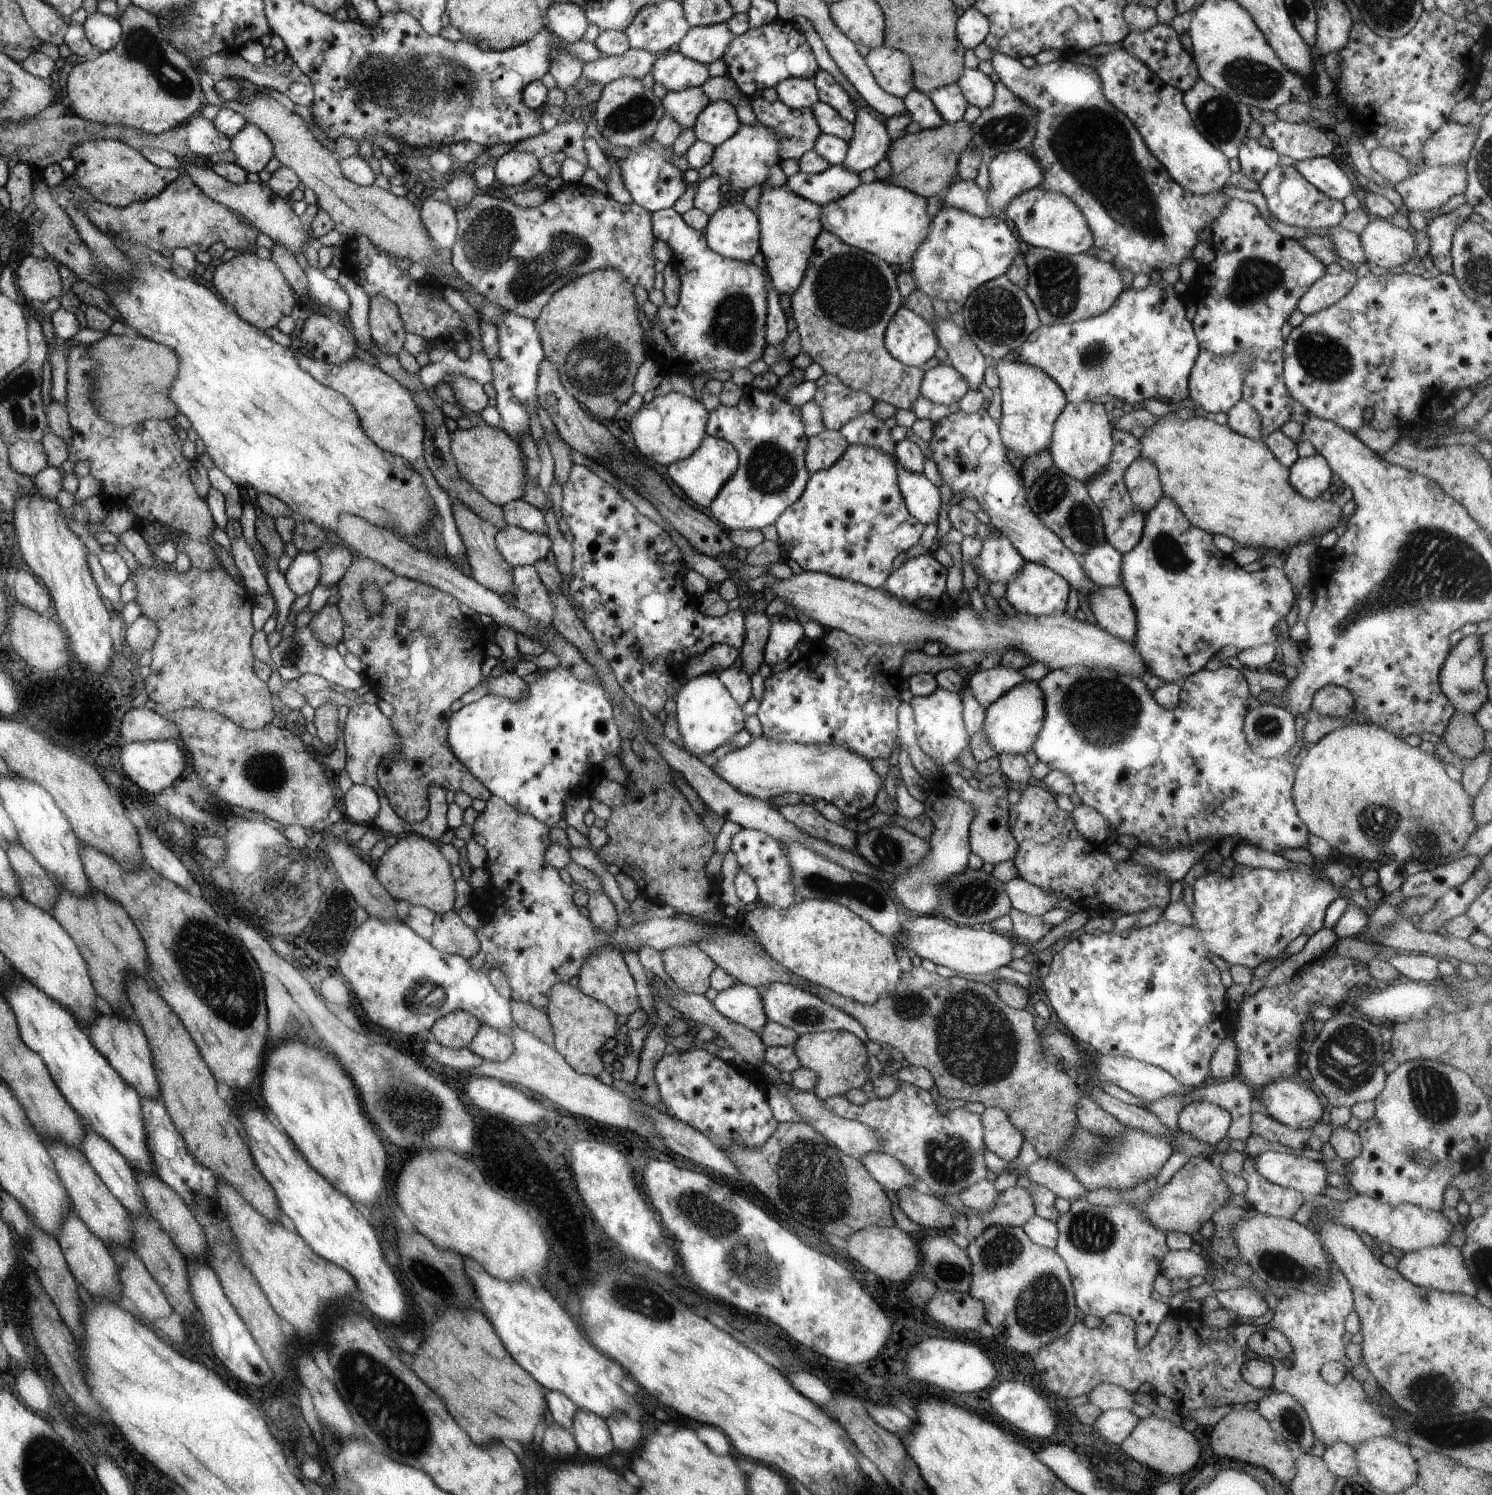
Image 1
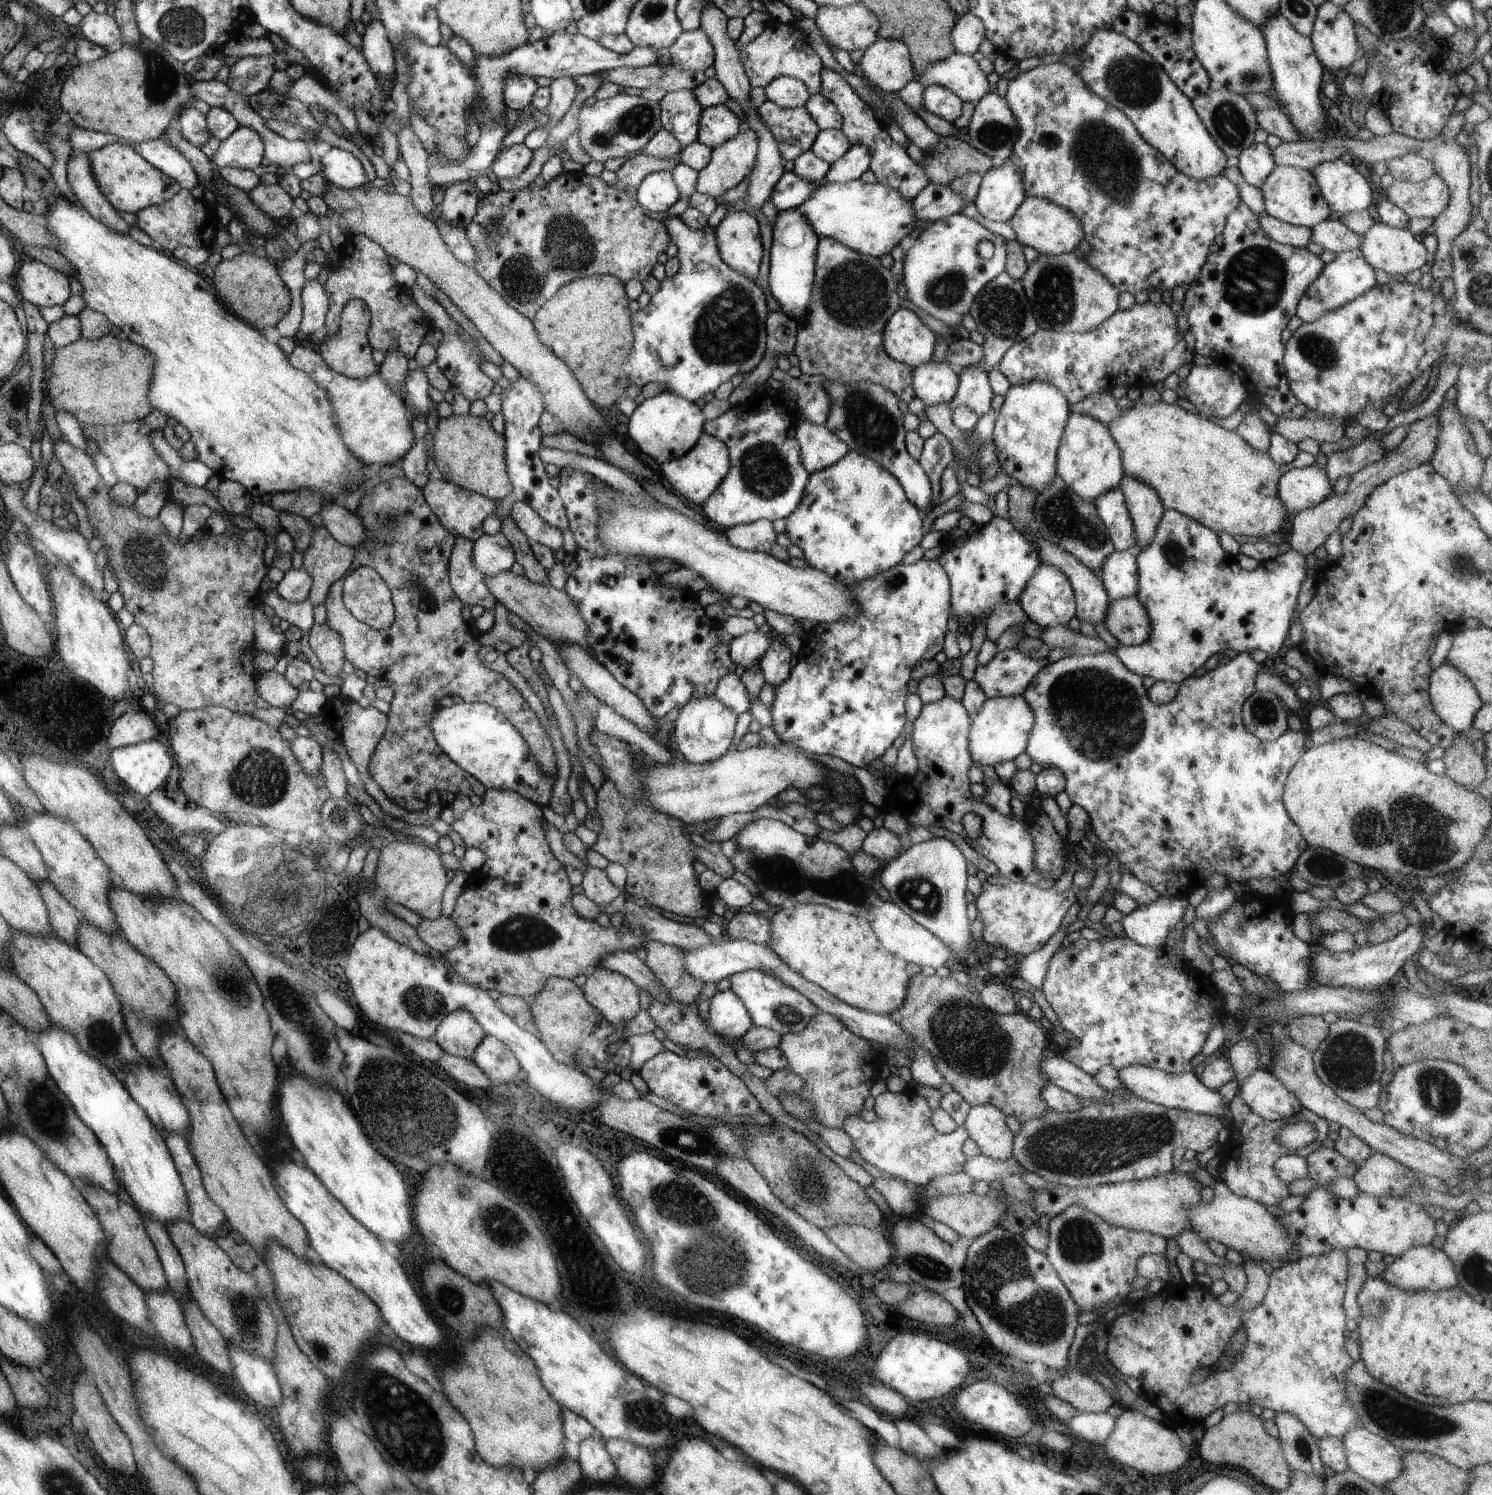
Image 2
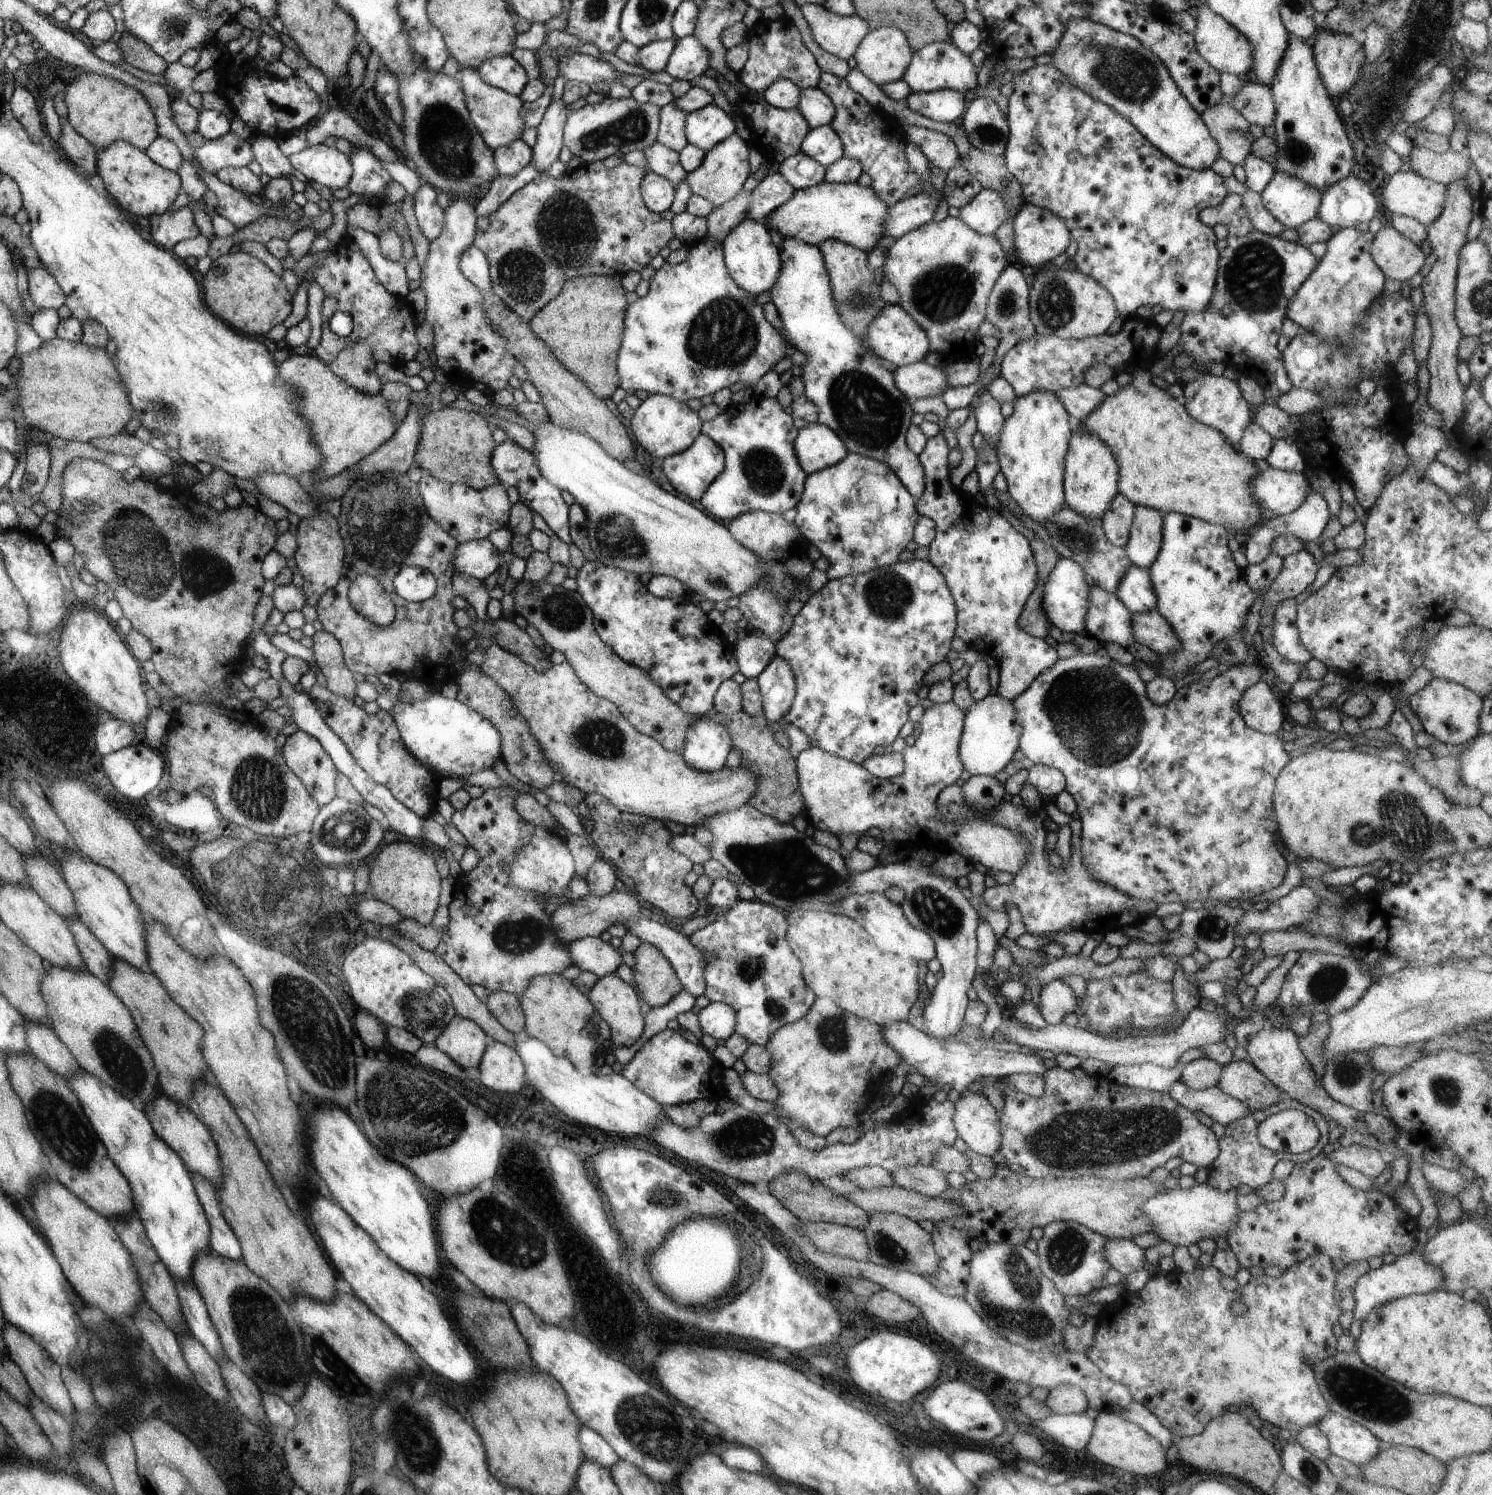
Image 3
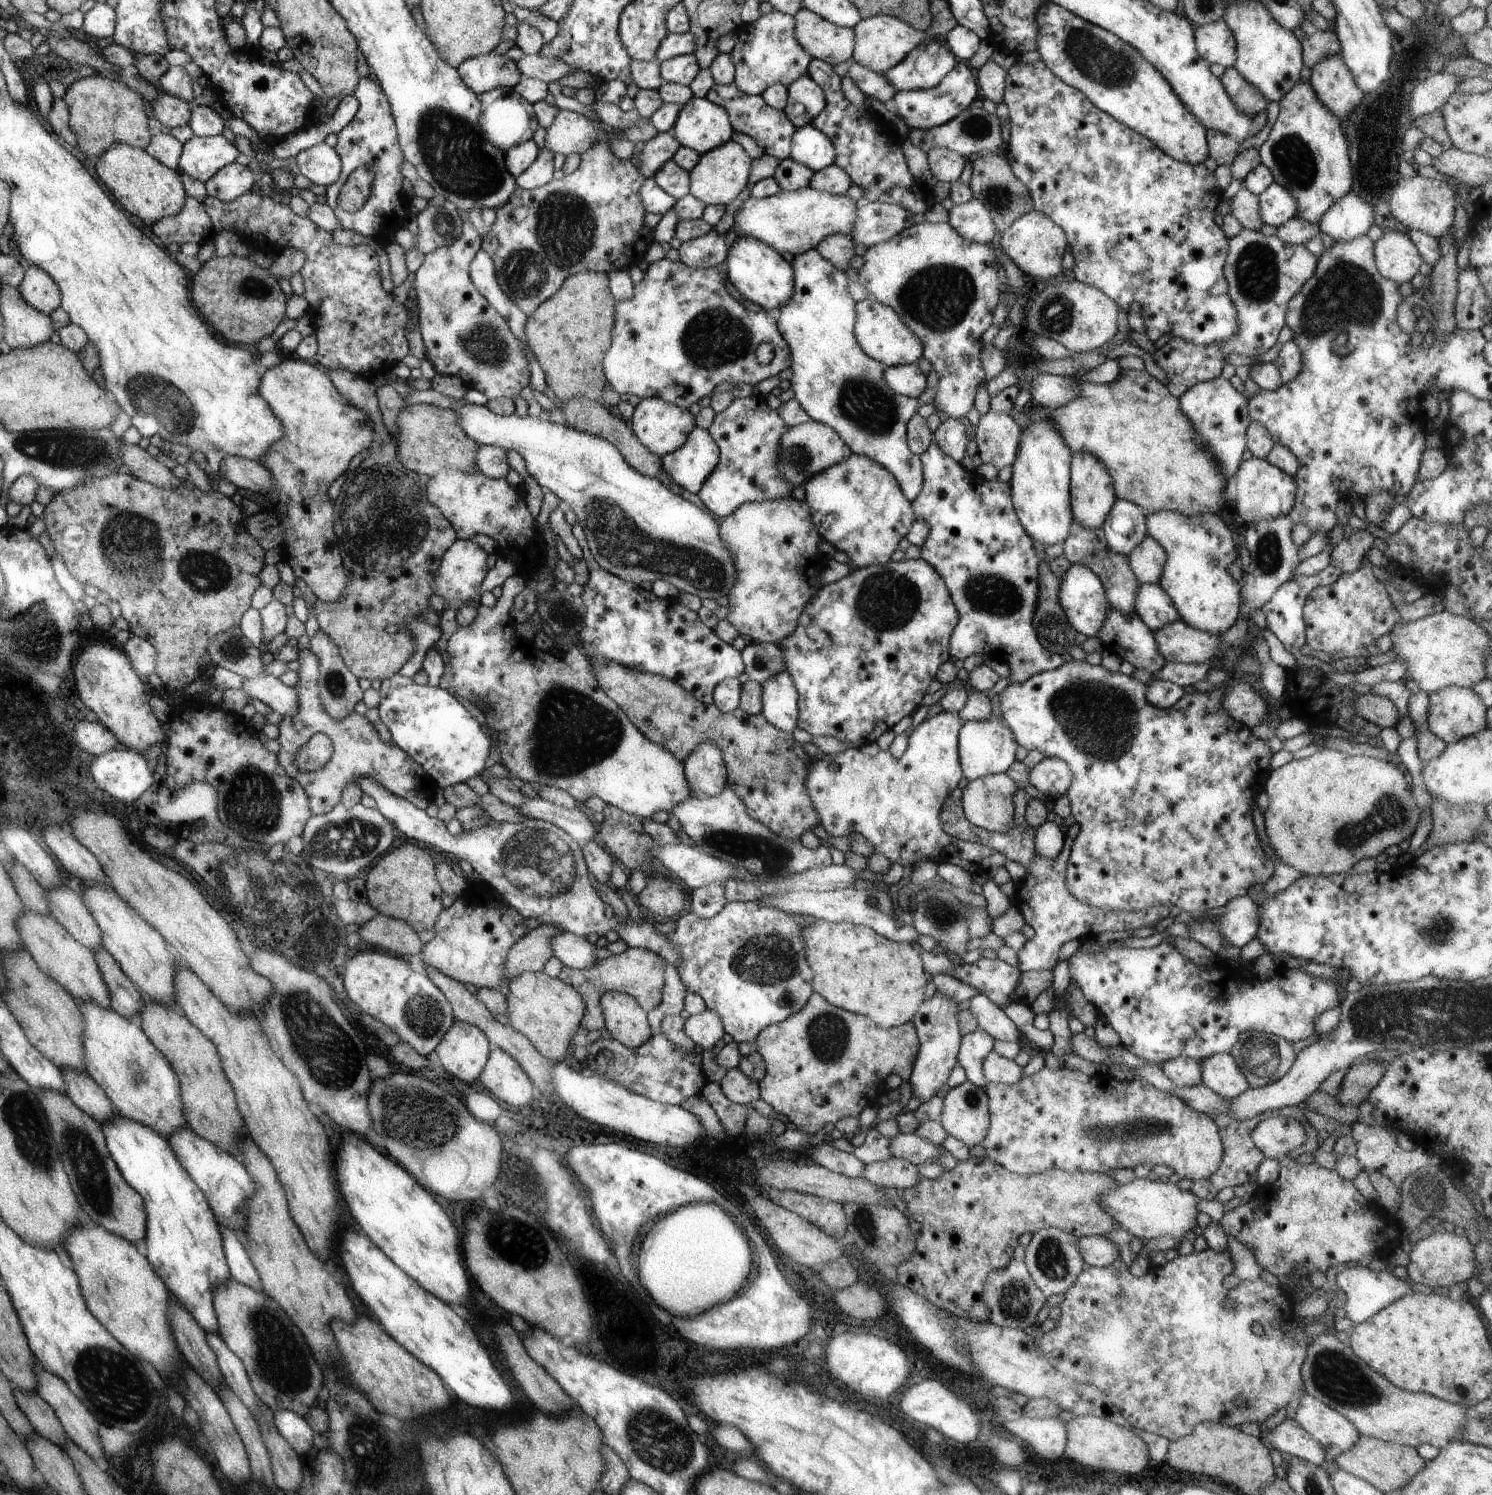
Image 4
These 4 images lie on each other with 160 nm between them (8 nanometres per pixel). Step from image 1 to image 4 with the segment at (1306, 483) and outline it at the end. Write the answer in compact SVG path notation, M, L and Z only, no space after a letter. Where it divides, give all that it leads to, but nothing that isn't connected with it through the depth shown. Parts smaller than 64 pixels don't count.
M1252 457L1242 461L1232 480L1231 506L1246 522L1252 523L1286 516L1294 506L1296 491L1295 478L1270 464L1266 459Z

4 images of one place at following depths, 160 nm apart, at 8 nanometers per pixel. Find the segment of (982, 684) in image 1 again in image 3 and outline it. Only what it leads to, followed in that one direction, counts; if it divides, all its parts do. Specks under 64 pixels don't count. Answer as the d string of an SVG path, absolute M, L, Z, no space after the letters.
M941 431L940 434L927 440L924 450L918 455L924 470L925 490L917 499L916 508L921 516L930 518L936 528L935 538L928 546L930 551L928 560L944 576L955 602L957 609L955 635L963 640L969 650L977 649L995 659L1000 668L1000 682L996 688L996 695L1005 700L1012 700L1023 694L1036 676L1040 675L1040 672L1044 672L1046 668L1052 668L1059 660L1055 648L1052 648L1045 640L1024 632L1023 628L1018 626L1018 618L1028 598L1031 598L1032 590L1035 590L1038 584L1037 566L1029 538L1020 534L1009 520L1002 516L1002 511L990 508L988 504L979 509L974 496L952 485L951 469L953 466L950 466L948 460L950 451Z

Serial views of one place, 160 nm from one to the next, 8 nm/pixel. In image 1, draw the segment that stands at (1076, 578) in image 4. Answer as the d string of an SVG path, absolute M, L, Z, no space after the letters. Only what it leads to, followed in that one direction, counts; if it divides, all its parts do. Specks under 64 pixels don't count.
M1025 562L1020 572L1006 585L1005 597L1018 613L1039 617L1066 611L1070 588L1069 582L1050 568Z

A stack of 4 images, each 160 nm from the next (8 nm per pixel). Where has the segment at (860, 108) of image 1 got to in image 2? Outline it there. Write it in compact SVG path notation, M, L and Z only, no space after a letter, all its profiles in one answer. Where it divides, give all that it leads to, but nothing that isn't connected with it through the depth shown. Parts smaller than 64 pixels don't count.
M853 144L837 162L831 164L826 180L832 183L846 183L859 179L871 163L870 150L864 144Z

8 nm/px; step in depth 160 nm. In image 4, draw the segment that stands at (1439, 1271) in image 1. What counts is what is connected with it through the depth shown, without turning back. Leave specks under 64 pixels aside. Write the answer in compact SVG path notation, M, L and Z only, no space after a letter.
M1353 1267L1340 1271L1336 1278L1337 1286L1344 1291L1347 1300L1341 1303L1346 1317L1352 1320L1354 1326L1372 1318L1373 1314L1380 1312L1384 1307L1412 1293L1410 1282L1402 1280L1392 1273L1389 1267L1386 1270L1375 1271L1369 1267Z

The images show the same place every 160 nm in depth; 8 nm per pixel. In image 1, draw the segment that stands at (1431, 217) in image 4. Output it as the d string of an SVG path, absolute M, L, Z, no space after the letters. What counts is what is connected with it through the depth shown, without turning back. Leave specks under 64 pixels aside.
M1464 165L1420 168L1418 174L1395 184L1403 204L1414 211L1438 209L1455 194L1466 190L1468 173Z

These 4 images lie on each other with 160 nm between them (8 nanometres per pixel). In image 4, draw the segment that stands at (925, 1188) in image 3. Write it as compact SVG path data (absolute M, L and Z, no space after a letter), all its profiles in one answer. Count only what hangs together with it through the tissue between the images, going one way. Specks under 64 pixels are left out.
M892 1157L884 1162L867 1164L862 1178L882 1188L895 1188L901 1193L906 1189L914 1189L924 1177L915 1164Z

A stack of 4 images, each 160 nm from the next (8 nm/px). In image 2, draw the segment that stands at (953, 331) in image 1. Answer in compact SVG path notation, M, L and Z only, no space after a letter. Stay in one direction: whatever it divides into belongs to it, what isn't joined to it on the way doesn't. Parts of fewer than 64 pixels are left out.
M970 365L962 372L958 373L960 385L957 389L957 395L948 404L950 409L956 406L964 406L974 410L980 418L992 410L991 402L995 393L990 387L987 372L980 370L978 366Z

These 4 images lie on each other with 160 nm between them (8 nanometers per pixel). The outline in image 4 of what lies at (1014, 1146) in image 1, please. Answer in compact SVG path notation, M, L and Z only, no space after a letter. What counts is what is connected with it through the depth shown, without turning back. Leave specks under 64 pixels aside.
M967 1080L946 1094L939 1122L948 1135L972 1148L982 1144L991 1123L989 1116L986 1091Z

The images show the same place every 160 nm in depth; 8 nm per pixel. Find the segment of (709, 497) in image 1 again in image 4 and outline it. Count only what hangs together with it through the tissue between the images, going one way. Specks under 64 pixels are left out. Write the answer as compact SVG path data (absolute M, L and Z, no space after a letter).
M699 427L692 430L688 440L674 452L662 457L662 468L670 474L670 478L682 486L684 490L698 494L703 488L704 481L714 472L716 465L719 464L719 445L712 438L708 429Z

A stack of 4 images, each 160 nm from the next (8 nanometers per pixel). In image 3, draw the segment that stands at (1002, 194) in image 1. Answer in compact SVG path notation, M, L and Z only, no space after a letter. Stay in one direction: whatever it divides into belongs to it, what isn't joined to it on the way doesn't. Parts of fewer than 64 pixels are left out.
M983 189L966 206L960 208L959 218L978 234L988 236L988 234L996 233L1000 224L1004 224L1010 218L1008 210L1010 208L1006 206L1000 194Z

